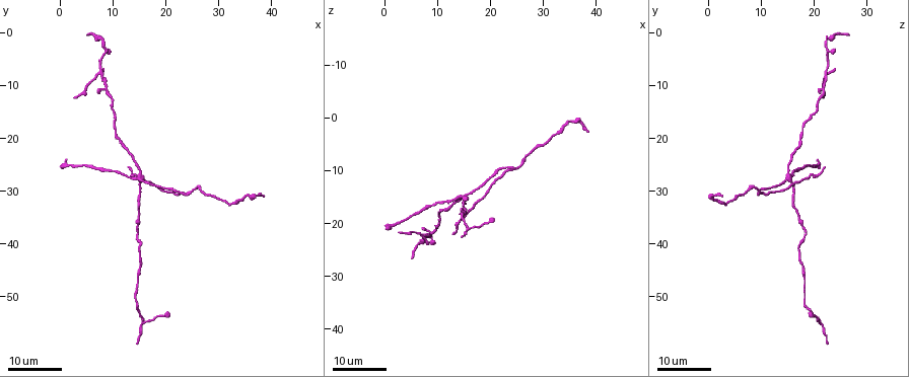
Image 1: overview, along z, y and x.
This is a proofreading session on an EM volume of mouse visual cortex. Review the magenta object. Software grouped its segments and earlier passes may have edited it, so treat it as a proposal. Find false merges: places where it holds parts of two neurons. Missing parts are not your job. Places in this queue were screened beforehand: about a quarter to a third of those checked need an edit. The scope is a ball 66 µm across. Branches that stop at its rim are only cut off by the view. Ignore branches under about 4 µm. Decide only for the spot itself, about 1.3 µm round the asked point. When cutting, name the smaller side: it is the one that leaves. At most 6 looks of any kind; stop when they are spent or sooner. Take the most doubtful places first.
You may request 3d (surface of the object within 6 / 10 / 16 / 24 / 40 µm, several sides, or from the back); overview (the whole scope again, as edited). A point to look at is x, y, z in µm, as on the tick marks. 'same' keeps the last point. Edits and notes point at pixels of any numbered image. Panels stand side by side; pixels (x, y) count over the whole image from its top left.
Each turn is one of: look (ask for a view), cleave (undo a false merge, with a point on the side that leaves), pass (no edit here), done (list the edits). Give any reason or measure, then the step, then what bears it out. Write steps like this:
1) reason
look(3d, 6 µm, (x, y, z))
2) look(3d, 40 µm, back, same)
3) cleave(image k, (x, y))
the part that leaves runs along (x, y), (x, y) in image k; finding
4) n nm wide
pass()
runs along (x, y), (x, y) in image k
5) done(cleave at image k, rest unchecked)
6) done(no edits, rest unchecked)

four or more arms meet
look(3d, 16 µm, (7.0, 8.0, 22.5))

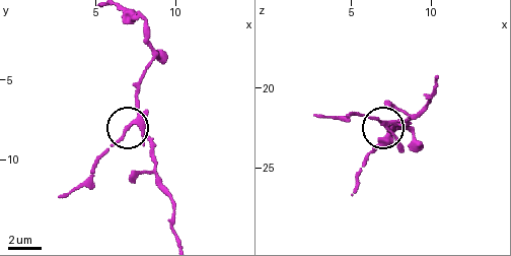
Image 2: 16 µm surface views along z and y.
closer look
look(3d, 6 µm, (7.5, 7.6, 22.6))

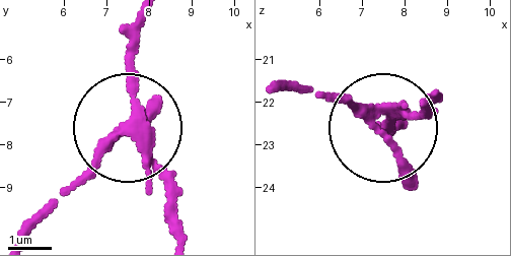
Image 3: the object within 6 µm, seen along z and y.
look(3d, 6 µm, back, (7.50, 7.65, 22.55))

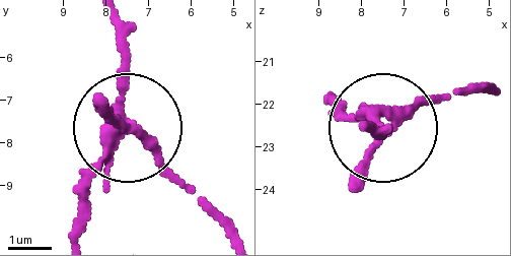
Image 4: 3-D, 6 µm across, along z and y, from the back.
side arm 7 µm
cleave(image 4, (171, 181))
the part that leaves runs along (379, 110), (488, 88) in image 4; a second neuron is stuck on

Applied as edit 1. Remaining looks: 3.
three arms meet
look(3d, 16 µm, (16.5, 54.5, 20.5))

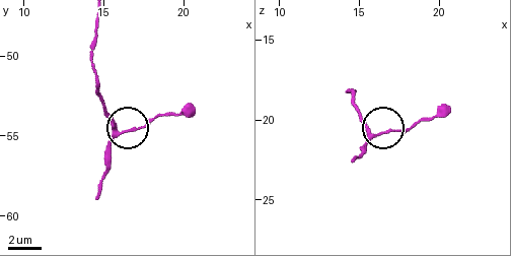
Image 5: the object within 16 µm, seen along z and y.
look(3d, 6 µm, (16.2, 54.7, 20.8))

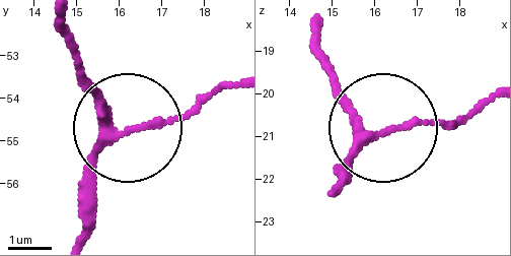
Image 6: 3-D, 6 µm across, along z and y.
other side
look(3d, 6 µm, back, (16.30, 54.70, 20.85))

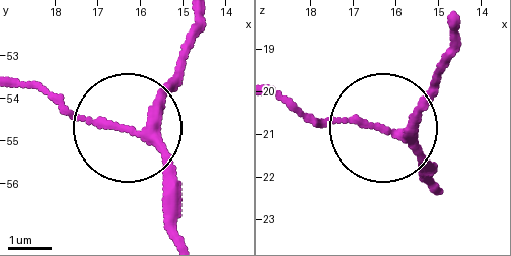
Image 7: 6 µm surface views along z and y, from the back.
3 arms
pass()
runs along (200, 16), (181, 71), (131, 126), (163, 158), (174, 198) in image 7; one neuron here

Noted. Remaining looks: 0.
done(cleave at image 4, rest unchecked)

